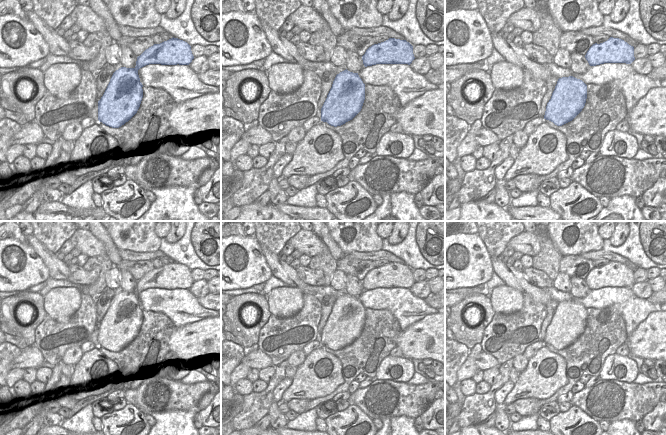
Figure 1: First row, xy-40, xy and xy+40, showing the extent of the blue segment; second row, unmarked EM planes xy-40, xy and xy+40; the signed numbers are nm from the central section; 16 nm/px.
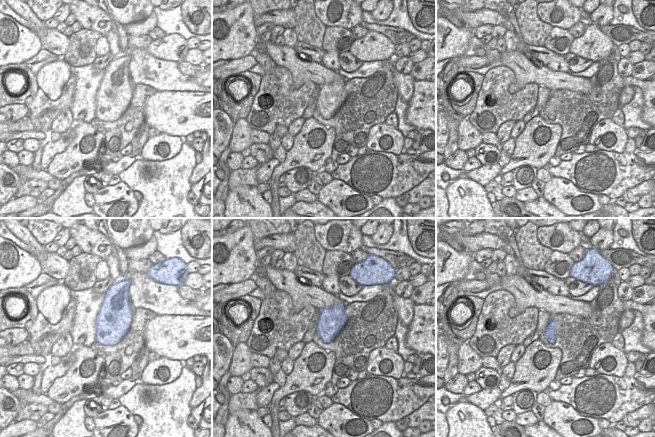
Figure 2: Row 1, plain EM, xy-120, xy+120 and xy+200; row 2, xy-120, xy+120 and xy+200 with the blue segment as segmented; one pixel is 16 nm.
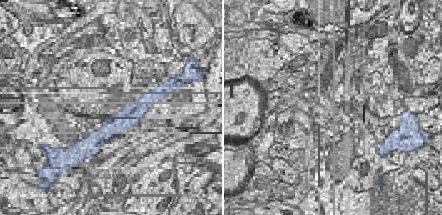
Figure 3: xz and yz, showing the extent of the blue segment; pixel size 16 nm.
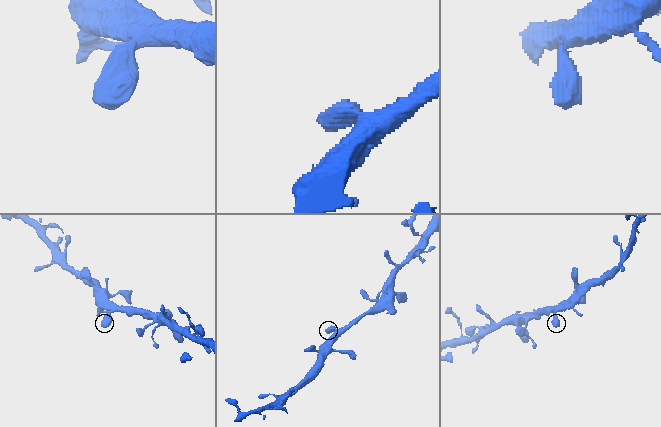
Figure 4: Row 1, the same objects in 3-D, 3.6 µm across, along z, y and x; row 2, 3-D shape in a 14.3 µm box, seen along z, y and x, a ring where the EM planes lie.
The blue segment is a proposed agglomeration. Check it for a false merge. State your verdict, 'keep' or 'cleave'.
keep

